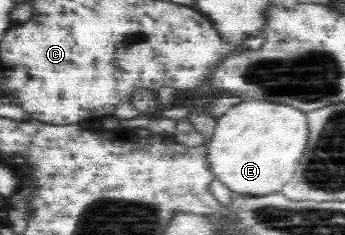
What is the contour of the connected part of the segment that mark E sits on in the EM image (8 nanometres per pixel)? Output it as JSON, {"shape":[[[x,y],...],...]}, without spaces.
{"shape":[[[244,99],[216,119],[215,126],[214,137],[211,137],[209,143],[205,143],[207,169],[212,175],[216,173],[218,179],[234,193],[246,193],[246,197],[250,198],[262,198],[264,195],[280,192],[281,187],[295,174],[308,145],[306,114],[278,102]]]}

